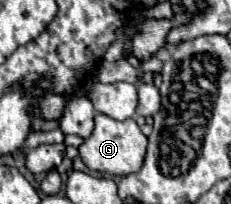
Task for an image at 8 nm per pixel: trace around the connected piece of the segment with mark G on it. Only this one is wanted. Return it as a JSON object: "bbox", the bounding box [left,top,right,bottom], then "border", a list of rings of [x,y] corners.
{"bbox":[78,113,148,175],"border":[[[96,113],[94,131],[90,137],[84,139],[84,143],[78,147],[78,151],[80,151],[80,157],[86,163],[86,167],[92,171],[108,173],[108,175],[130,175],[130,173],[140,171],[140,167],[144,163],[144,155],[146,155],[146,145],[148,145],[148,139],[142,135],[142,131],[134,119],[116,121],[108,115]]]}

